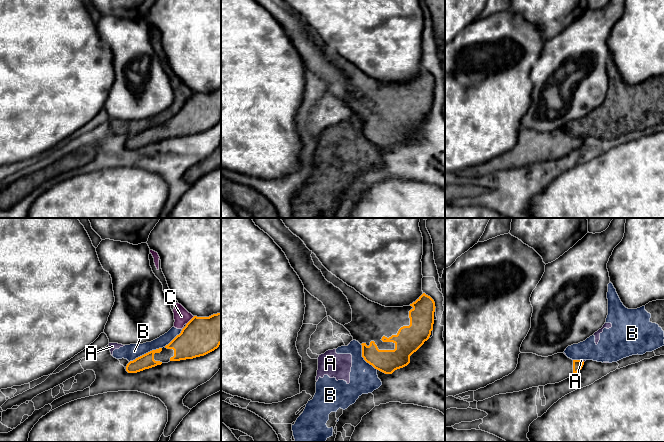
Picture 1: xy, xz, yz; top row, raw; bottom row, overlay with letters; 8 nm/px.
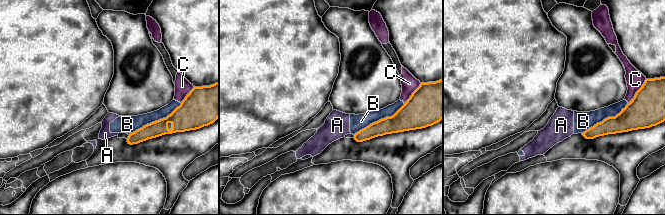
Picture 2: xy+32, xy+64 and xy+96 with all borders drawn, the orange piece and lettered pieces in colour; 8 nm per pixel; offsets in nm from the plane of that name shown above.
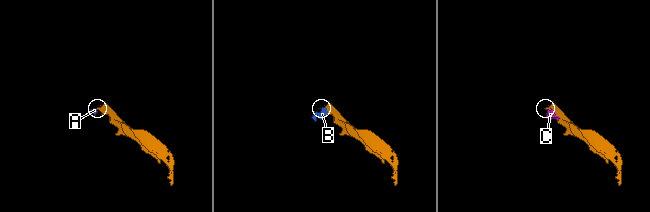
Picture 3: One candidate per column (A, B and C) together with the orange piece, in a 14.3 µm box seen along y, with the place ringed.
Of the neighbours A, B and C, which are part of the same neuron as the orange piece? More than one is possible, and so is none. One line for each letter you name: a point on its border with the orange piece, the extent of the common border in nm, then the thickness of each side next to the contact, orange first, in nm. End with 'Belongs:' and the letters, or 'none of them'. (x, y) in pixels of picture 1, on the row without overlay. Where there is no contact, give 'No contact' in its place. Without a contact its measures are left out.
Belongs: none of them

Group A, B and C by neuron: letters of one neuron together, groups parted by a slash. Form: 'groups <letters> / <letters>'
groups A B C

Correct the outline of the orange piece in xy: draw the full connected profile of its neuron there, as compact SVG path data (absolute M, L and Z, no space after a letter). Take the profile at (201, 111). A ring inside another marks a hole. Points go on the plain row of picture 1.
M221 88L209 93L194 92L168 121L152 126L126 142L128 149L168 139L204 132L221 120Z

